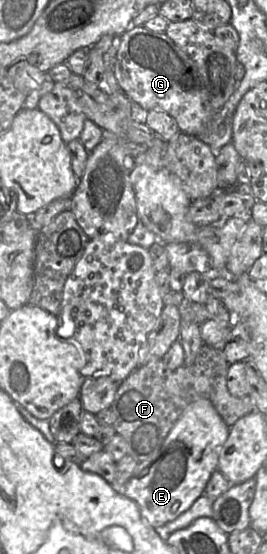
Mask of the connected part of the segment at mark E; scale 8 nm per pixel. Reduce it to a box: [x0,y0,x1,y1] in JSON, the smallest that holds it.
[123,400,230,529]

